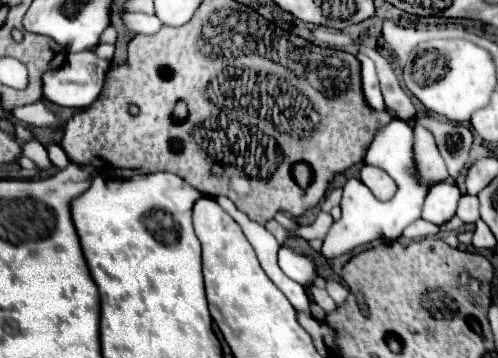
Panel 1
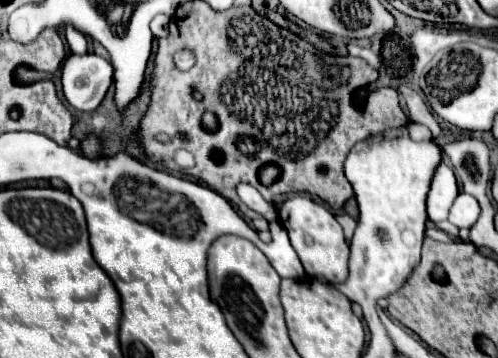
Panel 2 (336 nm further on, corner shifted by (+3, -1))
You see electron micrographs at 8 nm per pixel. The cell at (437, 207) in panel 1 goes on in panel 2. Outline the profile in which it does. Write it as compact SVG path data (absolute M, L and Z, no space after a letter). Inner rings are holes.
M459 193L451 211L449 211L449 221L457 227L467 227L471 229L477 219L479 219L479 213L481 213L481 207L479 207L479 201L467 193Z

